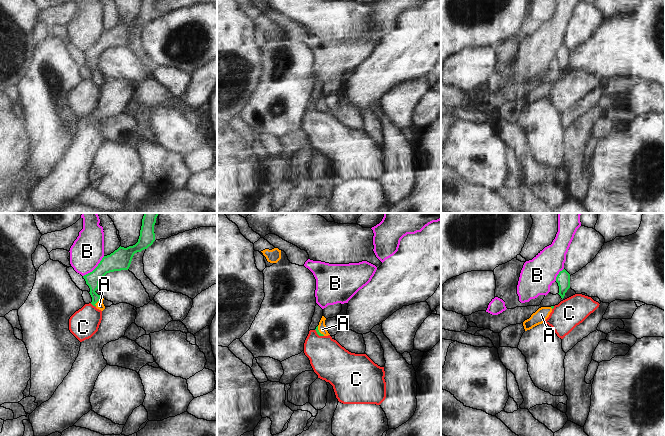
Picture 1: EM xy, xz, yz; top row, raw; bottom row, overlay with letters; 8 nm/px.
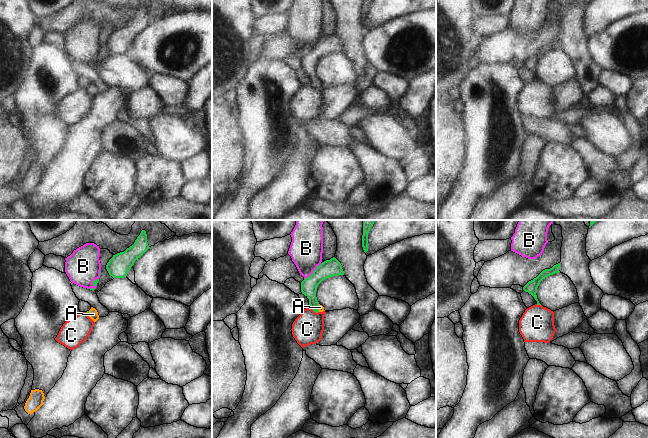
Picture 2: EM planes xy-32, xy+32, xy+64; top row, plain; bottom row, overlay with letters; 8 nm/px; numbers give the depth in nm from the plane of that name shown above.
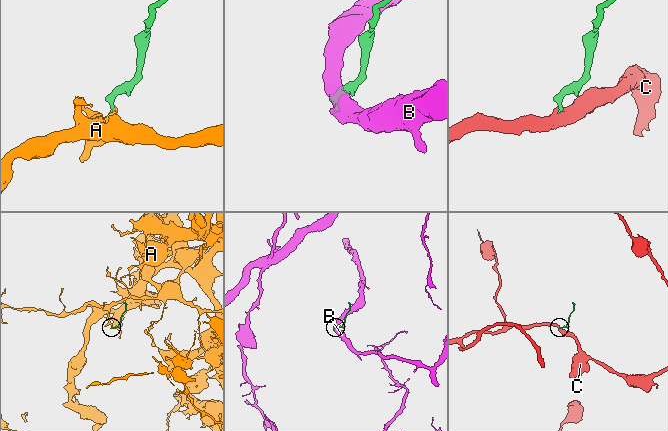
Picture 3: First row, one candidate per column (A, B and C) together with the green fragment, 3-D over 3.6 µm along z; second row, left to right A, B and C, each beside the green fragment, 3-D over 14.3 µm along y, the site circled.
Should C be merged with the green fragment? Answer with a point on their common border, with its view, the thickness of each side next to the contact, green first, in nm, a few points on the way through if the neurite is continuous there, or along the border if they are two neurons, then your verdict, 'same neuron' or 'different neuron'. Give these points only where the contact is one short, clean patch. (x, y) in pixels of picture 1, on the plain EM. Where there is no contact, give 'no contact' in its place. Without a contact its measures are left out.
contact xy (93, 81); calibres 120 and 240 nm; border xy (90, 79), (95, 83); different neuron

